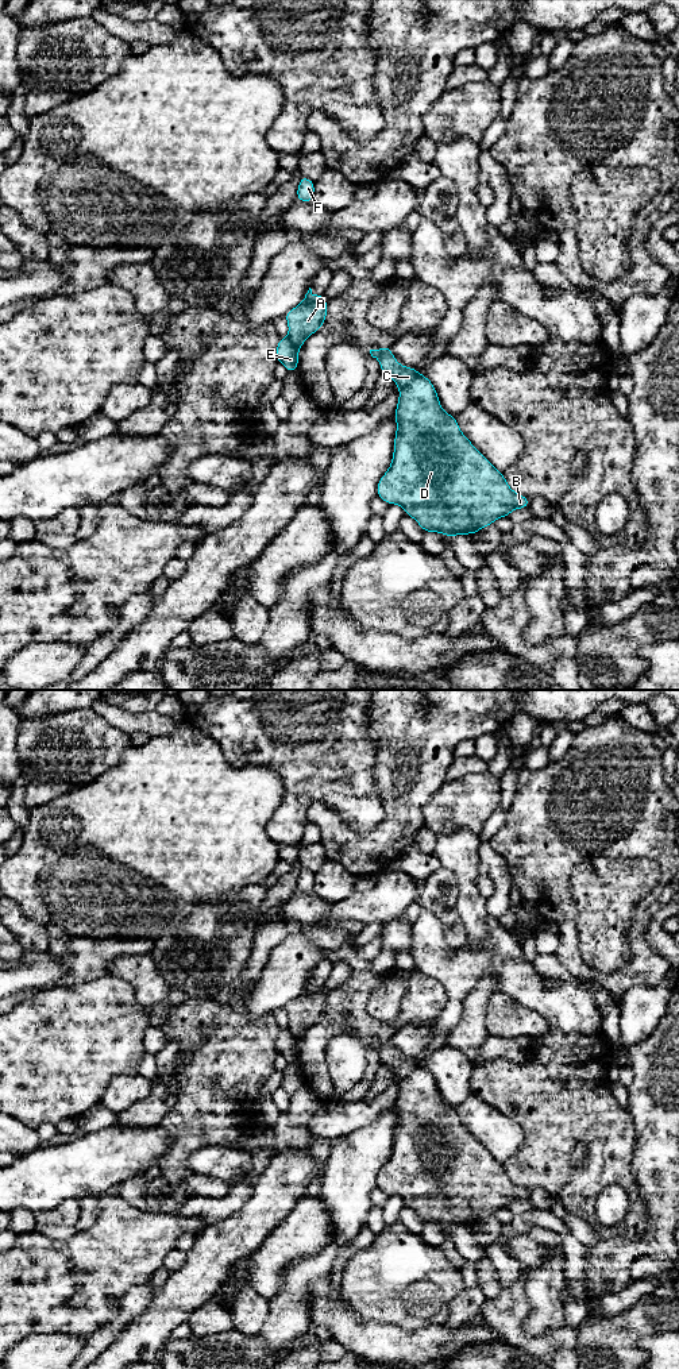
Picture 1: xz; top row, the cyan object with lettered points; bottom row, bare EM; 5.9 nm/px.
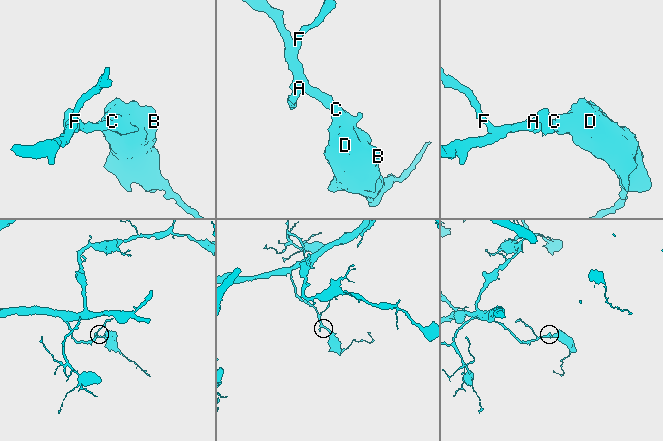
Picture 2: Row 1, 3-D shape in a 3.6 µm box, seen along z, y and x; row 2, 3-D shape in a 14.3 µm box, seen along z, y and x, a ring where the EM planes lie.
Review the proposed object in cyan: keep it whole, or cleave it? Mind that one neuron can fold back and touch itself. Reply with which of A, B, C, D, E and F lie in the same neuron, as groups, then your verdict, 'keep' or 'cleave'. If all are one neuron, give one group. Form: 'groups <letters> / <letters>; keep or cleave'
groups A B C D F / E; cleave

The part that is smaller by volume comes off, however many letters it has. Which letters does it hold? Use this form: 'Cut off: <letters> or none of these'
Cut off: E

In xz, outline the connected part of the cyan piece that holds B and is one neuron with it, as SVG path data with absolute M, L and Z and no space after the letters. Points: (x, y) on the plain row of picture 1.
M390 1037L370 1041L400 1079L394 1103L397 1123L389 1161L378 1172L377 1187L387 1196L398 1195L405 1207L412 1207L423 1223L450 1227L467 1225L494 1215L499 1208L509 1208L513 1200L529 1199L531 1189L514 1184L502 1162L497 1161L462 1125L456 1107L447 1106L439 1092L435 1076L416 1063L416 1058L400 1057Z

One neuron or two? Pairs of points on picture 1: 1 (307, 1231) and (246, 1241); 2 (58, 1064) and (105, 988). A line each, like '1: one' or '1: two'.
1: two
2: one

